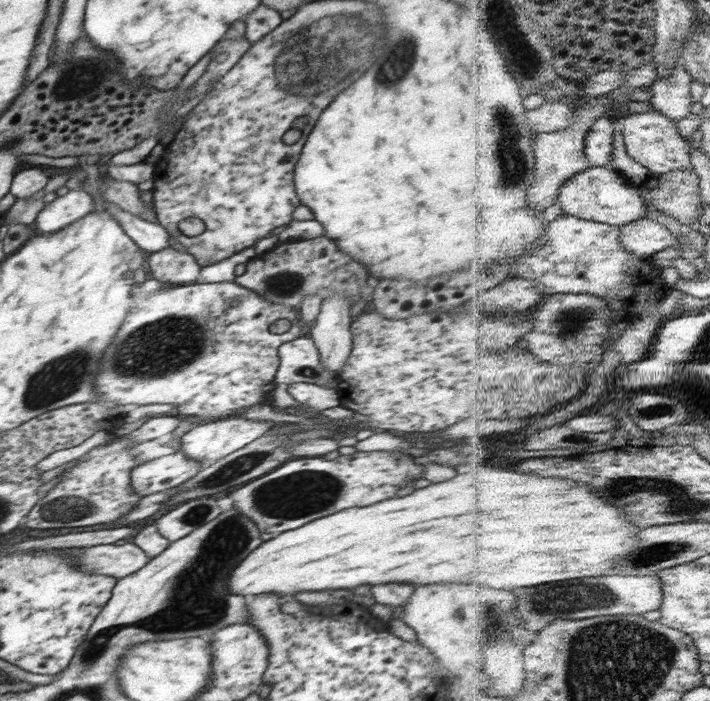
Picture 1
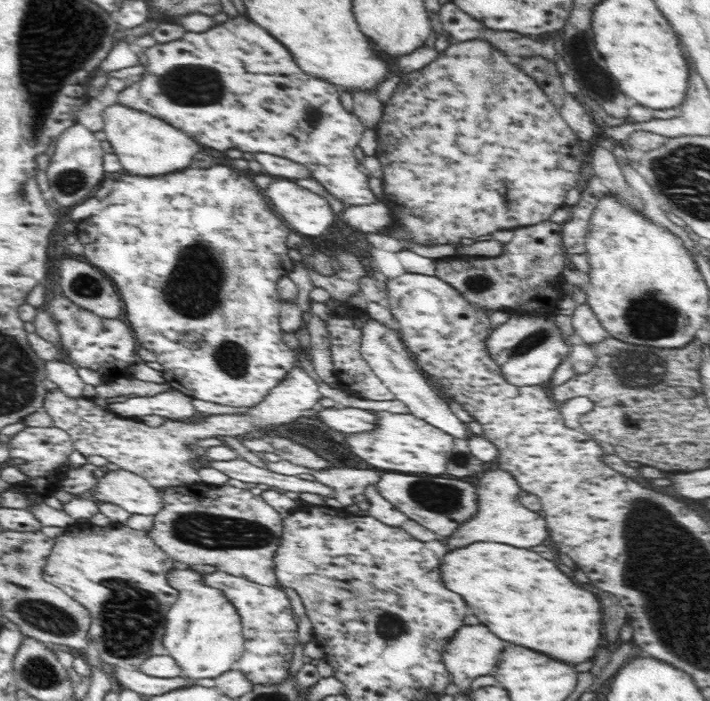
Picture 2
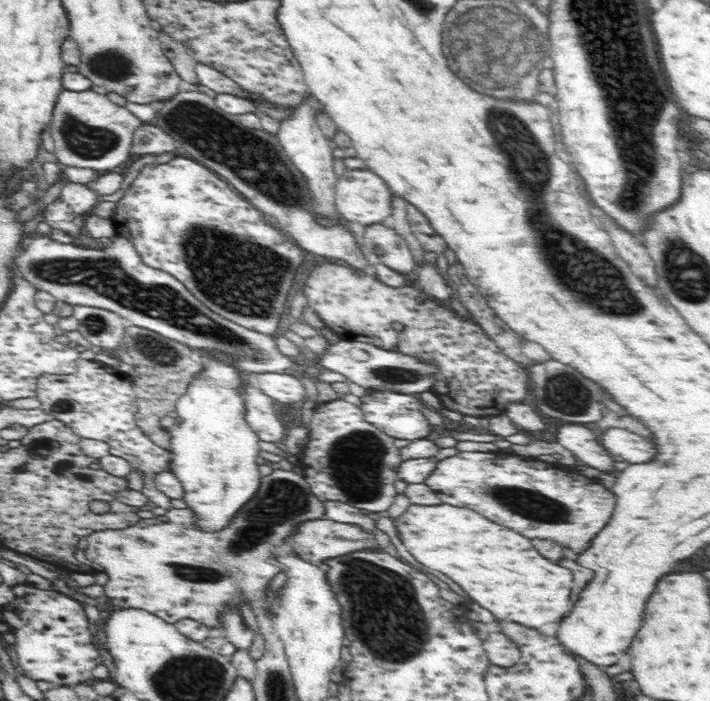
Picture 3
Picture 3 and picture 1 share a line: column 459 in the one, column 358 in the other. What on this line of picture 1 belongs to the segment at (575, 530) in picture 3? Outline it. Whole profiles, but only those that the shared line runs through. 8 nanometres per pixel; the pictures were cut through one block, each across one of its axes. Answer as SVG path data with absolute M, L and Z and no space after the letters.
M357 450L354 454L340 455L332 461L324 460L321 457L294 458L274 471L232 491L230 498L232 498L233 508L236 508L246 518L250 518L260 532L280 534L286 530L300 528L302 524L308 524L310 520L340 512L344 508L366 506L366 504L374 504L374 502L392 498L402 484L406 484L414 476L420 476L422 470L424 468L414 464L414 460L410 456L394 456L391 451L364 452Z

